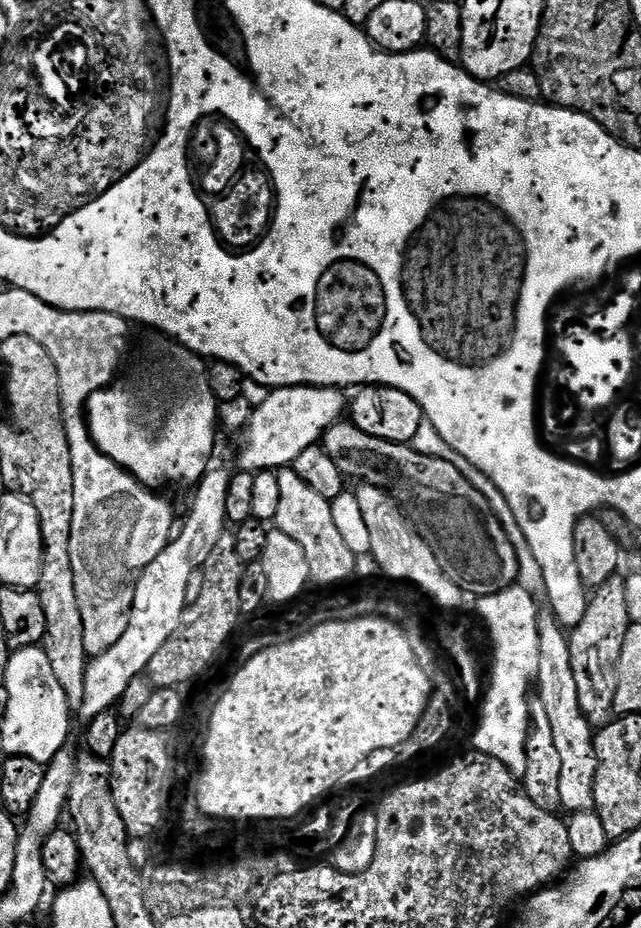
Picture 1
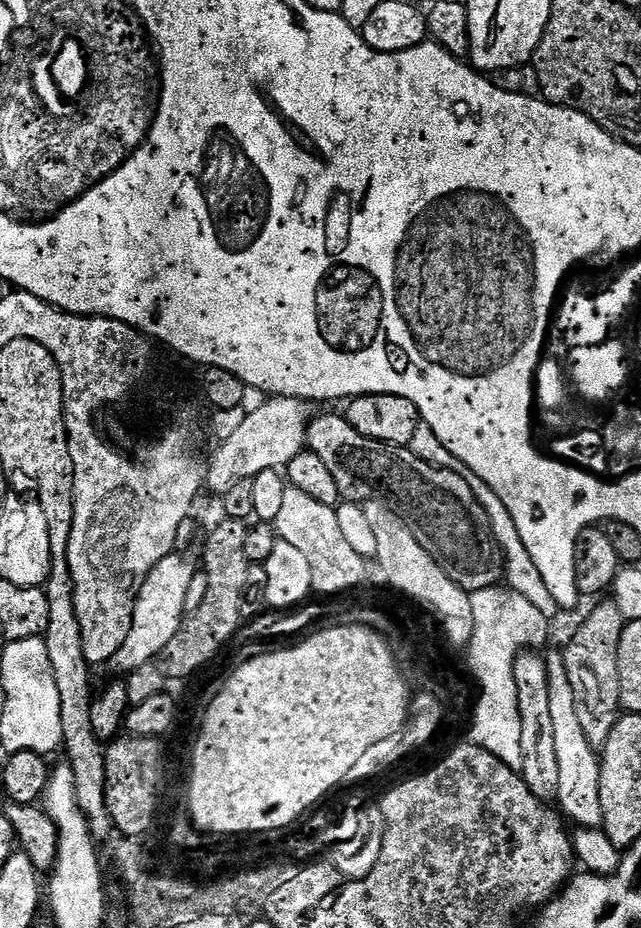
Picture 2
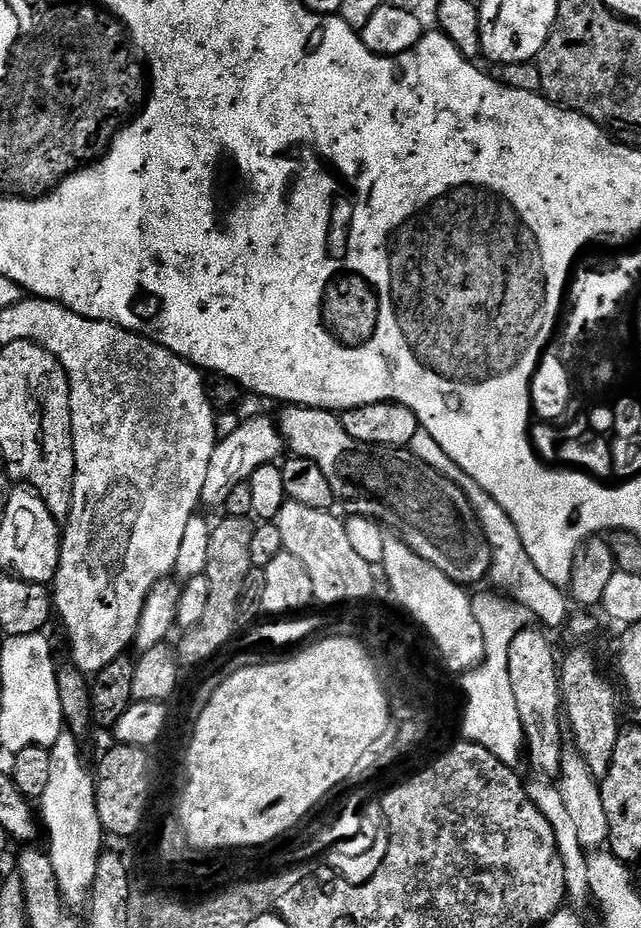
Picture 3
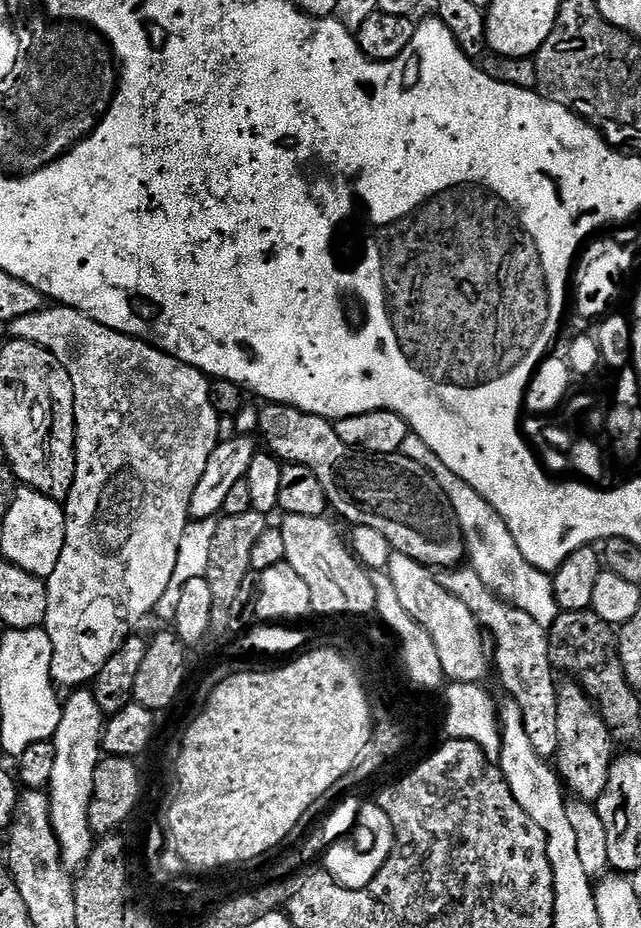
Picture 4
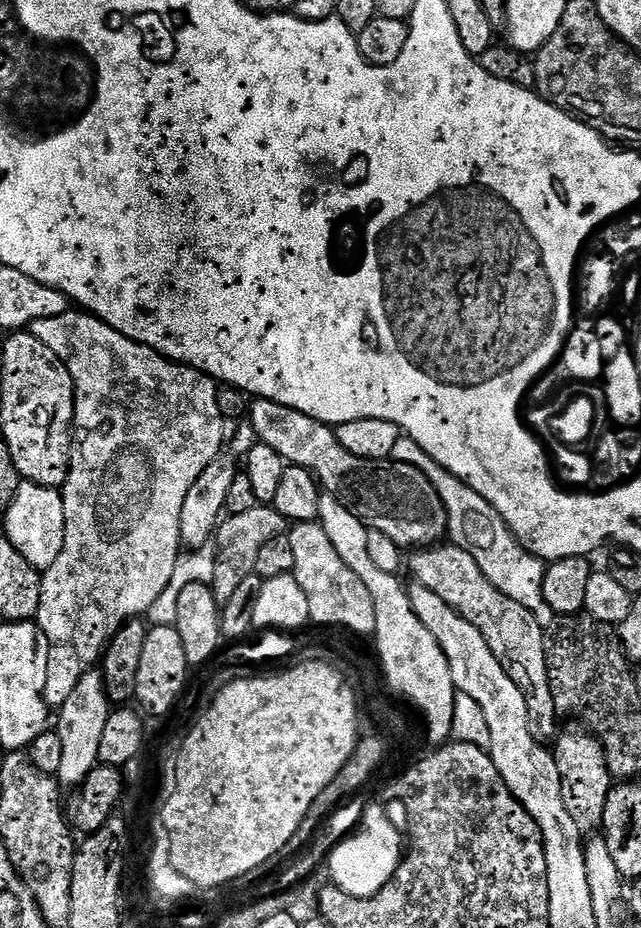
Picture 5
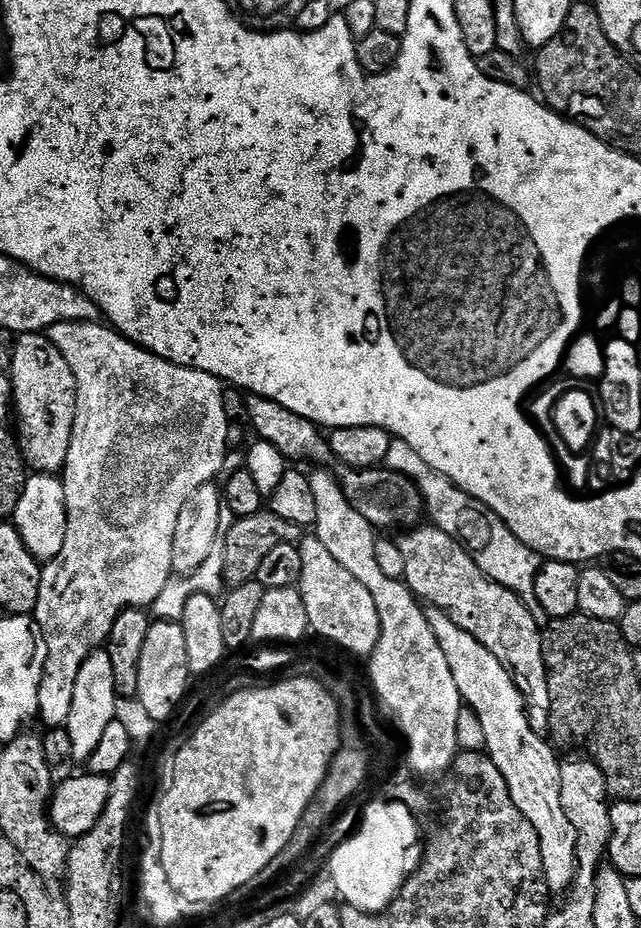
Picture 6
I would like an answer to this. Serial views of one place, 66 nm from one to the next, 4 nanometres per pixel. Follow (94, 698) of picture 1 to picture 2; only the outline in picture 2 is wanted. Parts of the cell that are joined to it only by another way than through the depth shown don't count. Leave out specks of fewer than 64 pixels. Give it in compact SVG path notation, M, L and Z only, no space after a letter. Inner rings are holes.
M180 555L162 558L162 562L158 562L158 566L154 566L154 570L150 570L150 574L144 579L134 606L130 634L126 634L126 642L122 642L110 661L111 667L116 667L120 674L130 673L138 670L138 666L153 663L166 650L170 638L174 638L174 634L178 634L178 630L184 625L186 593L190 591L190 582L194 579L198 564L190 557Z

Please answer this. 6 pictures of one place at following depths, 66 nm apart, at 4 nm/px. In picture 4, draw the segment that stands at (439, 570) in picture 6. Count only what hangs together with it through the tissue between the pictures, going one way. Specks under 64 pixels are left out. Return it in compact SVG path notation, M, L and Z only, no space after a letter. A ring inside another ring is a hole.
M452 566L441 571L439 582L458 602L462 602L476 616L485 633L496 639L496 656L494 652L494 668L500 671L500 680L509 692L511 699L522 710L526 734L534 750L545 758L555 757L558 750L558 698L556 689L558 680L555 680L554 669L548 653L548 634L546 629L538 626L530 614L522 614L512 604L495 596L478 578L478 574L470 566Z

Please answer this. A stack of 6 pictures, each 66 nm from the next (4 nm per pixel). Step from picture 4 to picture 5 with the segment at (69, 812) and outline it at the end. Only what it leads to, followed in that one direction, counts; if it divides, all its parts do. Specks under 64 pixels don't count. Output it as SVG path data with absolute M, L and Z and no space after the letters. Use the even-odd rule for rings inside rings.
M93 670L70 690L70 698L59 708L60 721L55 721L55 731L62 738L62 770L58 777L61 785L79 786L84 783L85 778L100 764L98 758L98 746L102 746L102 730L106 730L110 705L108 695L104 689L104 677L99 671Z

